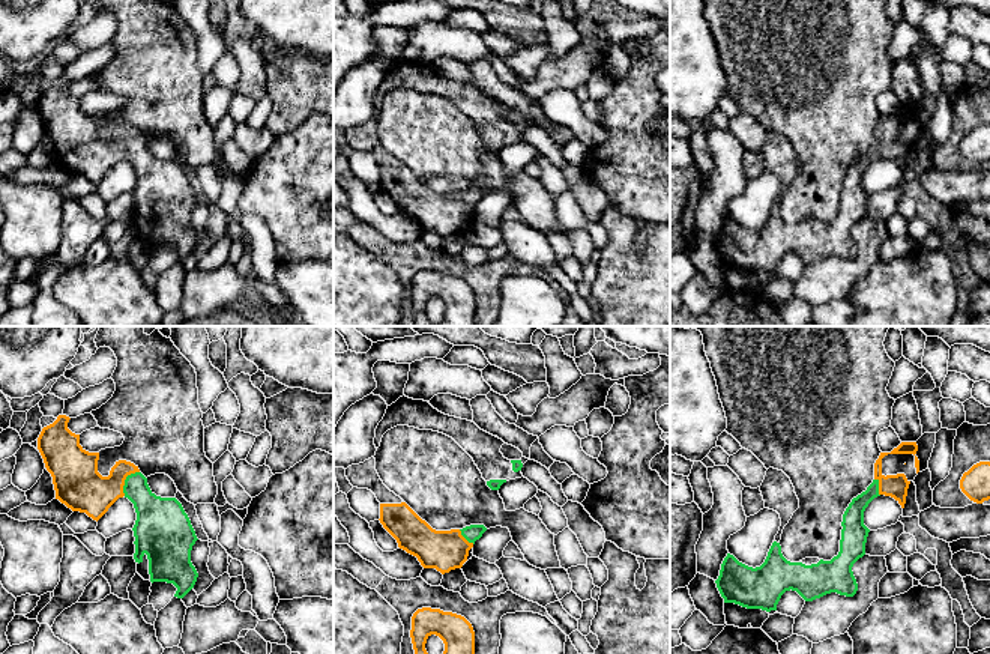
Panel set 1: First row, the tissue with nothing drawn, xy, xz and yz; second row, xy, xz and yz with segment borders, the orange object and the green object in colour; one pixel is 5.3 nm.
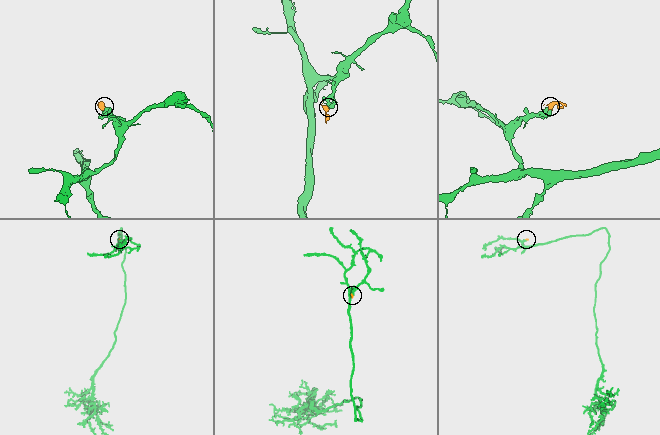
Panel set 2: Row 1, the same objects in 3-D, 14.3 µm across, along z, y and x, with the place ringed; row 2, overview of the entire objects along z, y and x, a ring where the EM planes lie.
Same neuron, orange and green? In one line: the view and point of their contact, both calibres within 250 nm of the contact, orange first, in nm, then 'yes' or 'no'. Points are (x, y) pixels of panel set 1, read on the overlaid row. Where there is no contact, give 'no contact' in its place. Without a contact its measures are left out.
contact xy (125, 478); calibres 240 and 200 nm; yes

